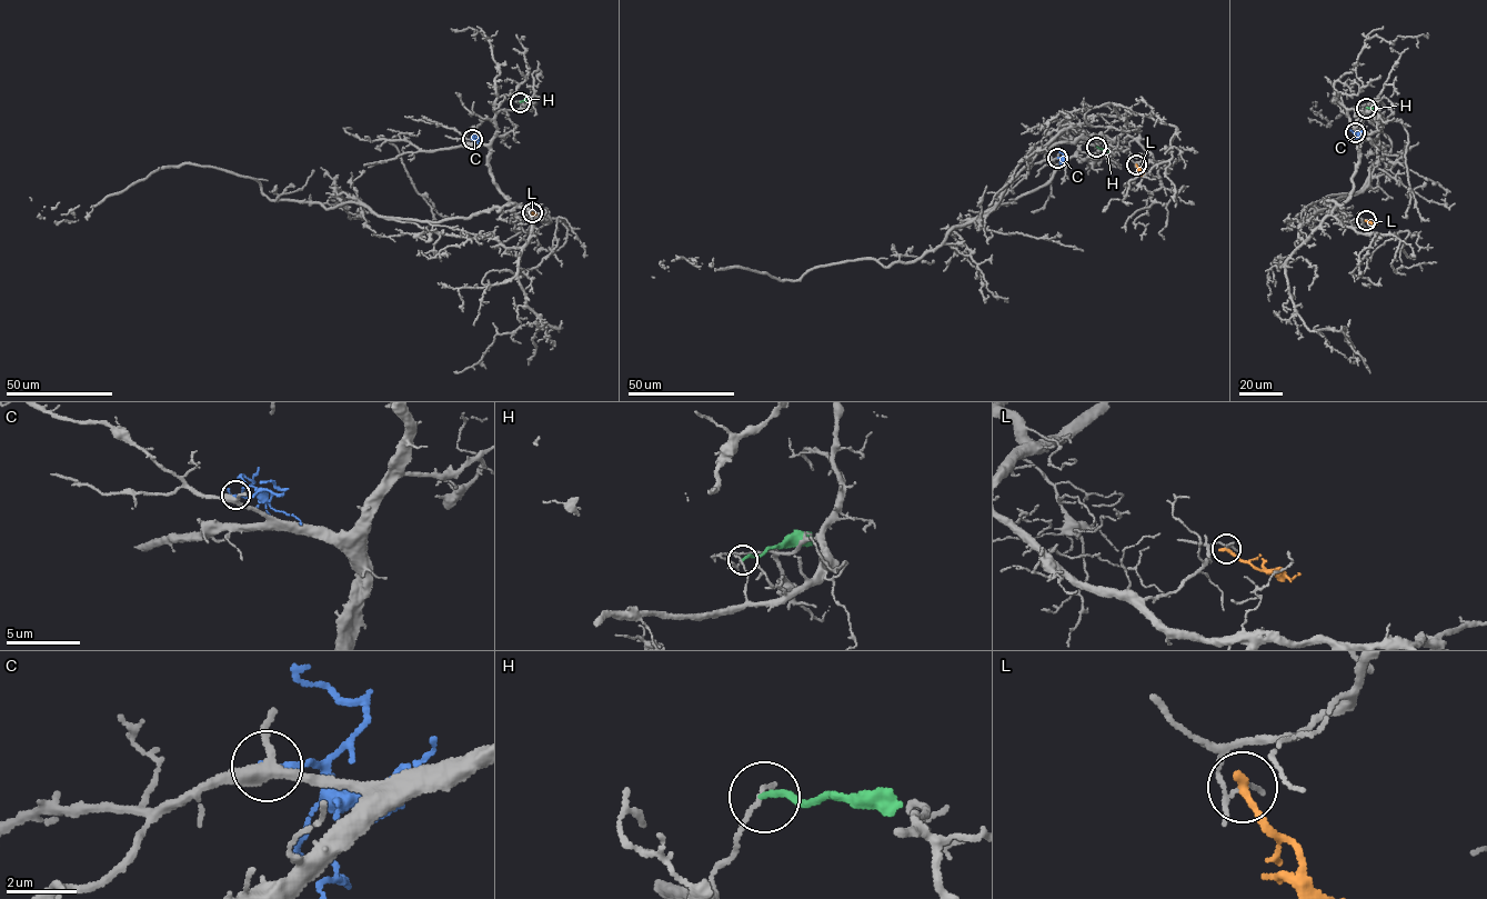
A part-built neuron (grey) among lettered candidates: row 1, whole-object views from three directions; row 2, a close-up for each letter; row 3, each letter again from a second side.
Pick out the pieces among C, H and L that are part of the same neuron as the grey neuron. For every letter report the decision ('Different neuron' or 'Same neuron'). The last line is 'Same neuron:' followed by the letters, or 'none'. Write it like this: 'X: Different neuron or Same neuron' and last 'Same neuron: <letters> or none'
C: Different neuron
H: Different neuron
L: Different neuron
Same neuron: none

